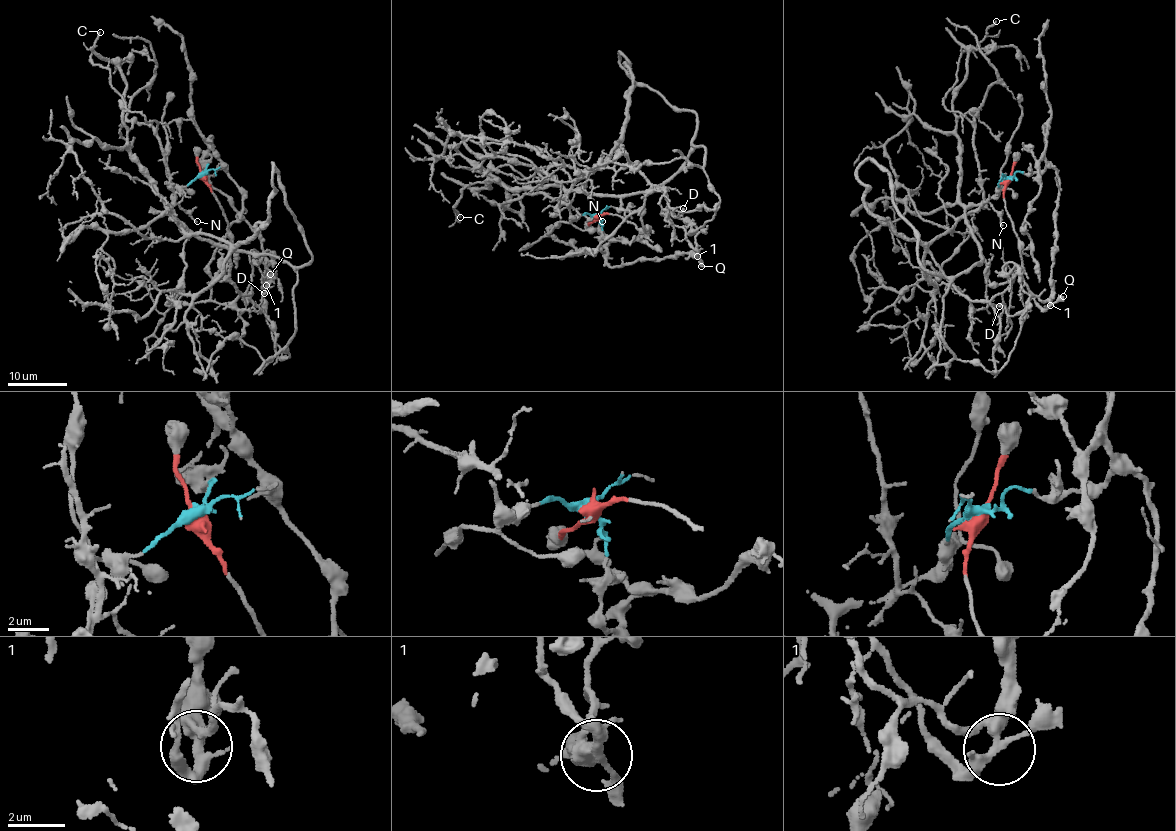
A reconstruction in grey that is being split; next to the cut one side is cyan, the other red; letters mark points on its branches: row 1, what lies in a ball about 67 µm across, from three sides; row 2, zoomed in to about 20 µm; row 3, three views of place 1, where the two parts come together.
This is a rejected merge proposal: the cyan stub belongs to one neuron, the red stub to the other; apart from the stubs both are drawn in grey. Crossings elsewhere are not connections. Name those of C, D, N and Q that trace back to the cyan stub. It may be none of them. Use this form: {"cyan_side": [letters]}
{"cyan_side": []}

